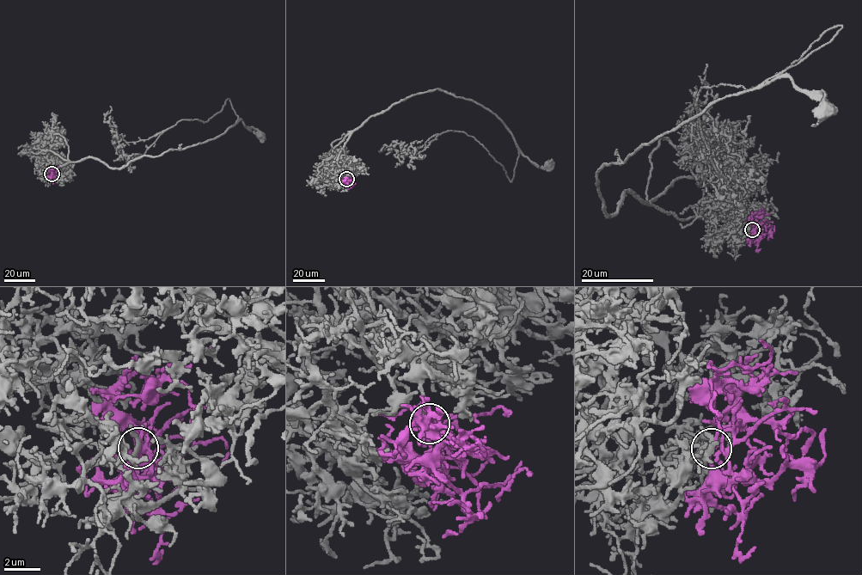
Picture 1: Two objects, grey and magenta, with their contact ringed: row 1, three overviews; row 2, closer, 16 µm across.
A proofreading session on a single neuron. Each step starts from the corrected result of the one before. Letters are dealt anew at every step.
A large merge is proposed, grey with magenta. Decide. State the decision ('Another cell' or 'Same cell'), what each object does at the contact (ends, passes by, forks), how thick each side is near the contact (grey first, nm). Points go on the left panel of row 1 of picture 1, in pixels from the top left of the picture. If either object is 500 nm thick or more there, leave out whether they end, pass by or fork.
Same cell. At the ring grey passes by. At the ring magenta forks. Thickness 200 nm (grey) against 190 nm

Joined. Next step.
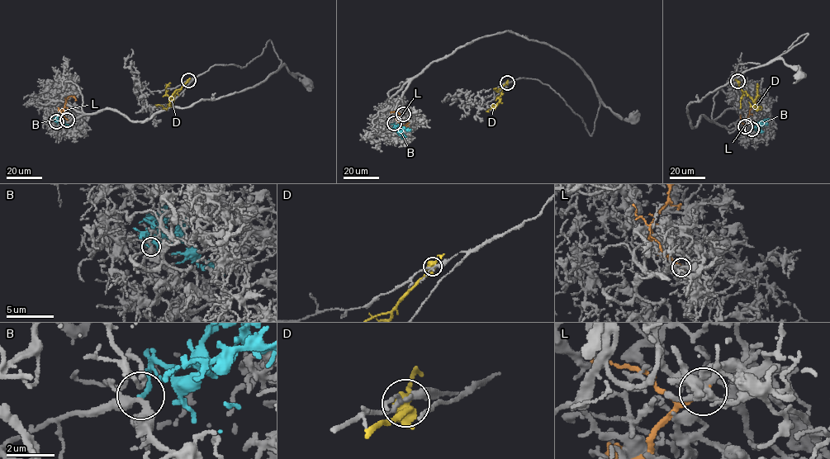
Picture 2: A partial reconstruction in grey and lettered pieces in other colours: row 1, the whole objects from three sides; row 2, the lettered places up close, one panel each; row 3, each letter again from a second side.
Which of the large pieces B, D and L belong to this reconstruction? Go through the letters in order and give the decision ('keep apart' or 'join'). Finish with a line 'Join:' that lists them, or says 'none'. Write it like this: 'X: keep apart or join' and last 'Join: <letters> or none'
B: join
D: keep apart
L: keep apart
Join: B

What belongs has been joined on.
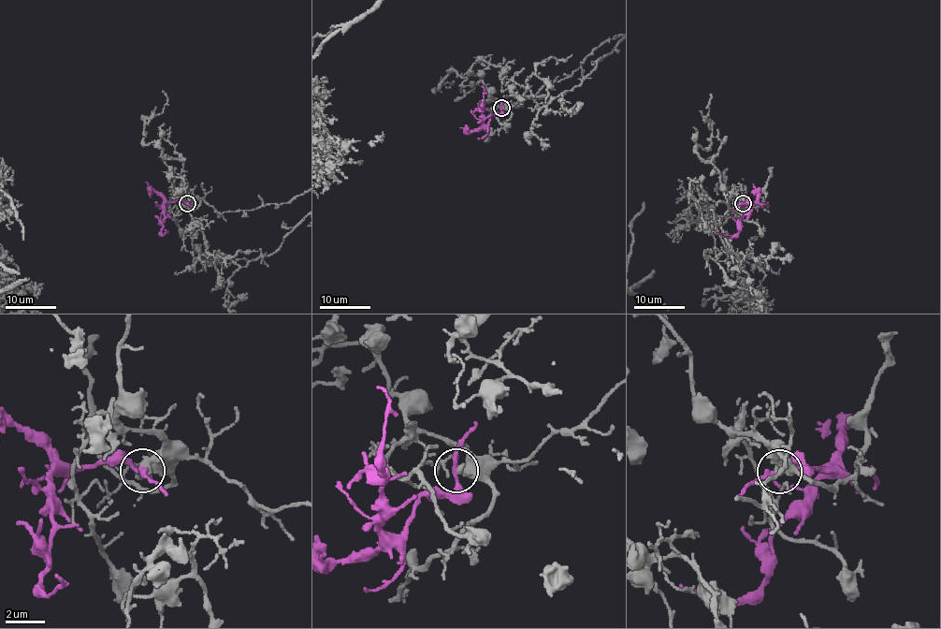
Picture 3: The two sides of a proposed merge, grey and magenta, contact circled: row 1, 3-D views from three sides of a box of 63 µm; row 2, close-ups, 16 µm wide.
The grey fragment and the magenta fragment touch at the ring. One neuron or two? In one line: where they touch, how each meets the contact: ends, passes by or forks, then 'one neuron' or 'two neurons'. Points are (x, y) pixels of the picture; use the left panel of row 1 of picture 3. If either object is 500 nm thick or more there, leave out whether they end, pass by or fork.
(187, 203) | grey ends | magenta passes by | two neurons

